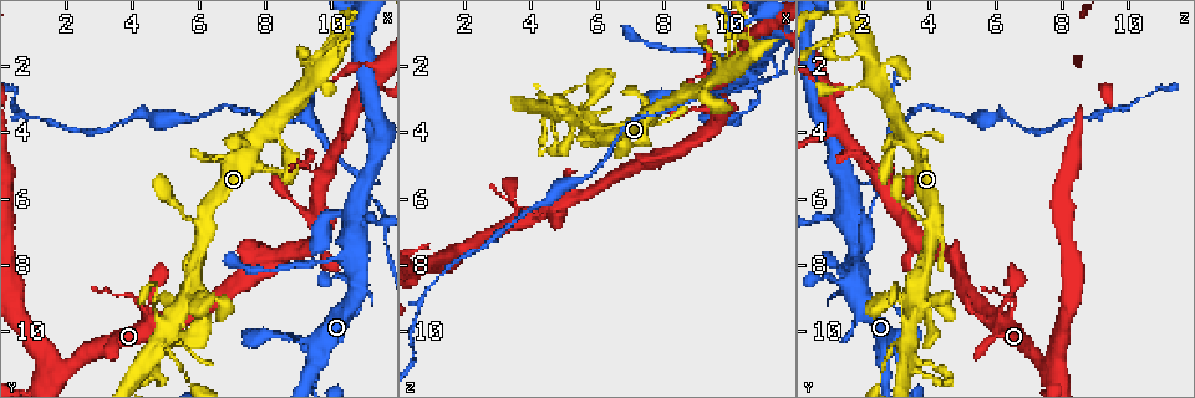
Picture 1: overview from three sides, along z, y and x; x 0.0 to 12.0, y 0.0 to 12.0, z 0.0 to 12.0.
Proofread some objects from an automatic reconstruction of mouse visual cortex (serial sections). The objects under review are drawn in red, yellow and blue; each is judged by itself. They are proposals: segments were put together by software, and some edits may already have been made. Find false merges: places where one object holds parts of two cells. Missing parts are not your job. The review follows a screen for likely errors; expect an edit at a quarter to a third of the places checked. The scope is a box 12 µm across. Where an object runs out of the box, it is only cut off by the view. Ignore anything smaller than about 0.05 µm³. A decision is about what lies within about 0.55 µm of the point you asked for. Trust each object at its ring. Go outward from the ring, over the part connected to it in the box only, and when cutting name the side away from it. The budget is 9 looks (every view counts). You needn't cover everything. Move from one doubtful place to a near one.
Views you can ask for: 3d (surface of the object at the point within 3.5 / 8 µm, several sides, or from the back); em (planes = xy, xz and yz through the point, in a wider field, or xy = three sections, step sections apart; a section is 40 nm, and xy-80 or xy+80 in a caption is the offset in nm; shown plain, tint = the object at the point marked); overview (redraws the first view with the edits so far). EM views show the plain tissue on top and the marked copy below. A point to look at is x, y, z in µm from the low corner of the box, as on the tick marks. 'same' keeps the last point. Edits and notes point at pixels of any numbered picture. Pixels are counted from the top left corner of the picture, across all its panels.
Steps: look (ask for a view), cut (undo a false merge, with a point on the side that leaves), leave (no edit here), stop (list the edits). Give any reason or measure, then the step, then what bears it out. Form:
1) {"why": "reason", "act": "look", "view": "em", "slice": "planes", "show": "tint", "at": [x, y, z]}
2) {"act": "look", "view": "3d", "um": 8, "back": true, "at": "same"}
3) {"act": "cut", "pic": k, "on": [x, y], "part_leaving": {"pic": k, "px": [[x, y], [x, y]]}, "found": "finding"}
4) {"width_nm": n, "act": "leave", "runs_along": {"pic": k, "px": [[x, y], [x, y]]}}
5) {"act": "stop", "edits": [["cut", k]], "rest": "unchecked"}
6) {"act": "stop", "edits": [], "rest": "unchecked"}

{"why": "calibre changes", "act": "look", "view": "3d", "um": 3.5, "at": [10.4, 6.4, 1.9]}

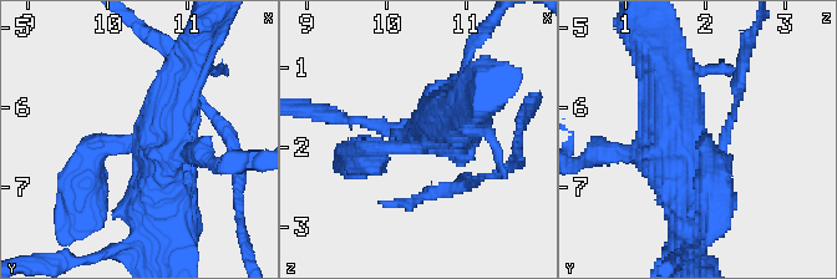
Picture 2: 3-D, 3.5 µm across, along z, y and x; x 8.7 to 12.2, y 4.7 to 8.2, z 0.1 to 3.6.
{"arms": 4, "arm_widths_nm": [200, 200, 500, 600], "act": "look", "view": "em", "slice": "xy", "step": 2, "show": "tint", "at": [10.45, 6.45, 1.95]}

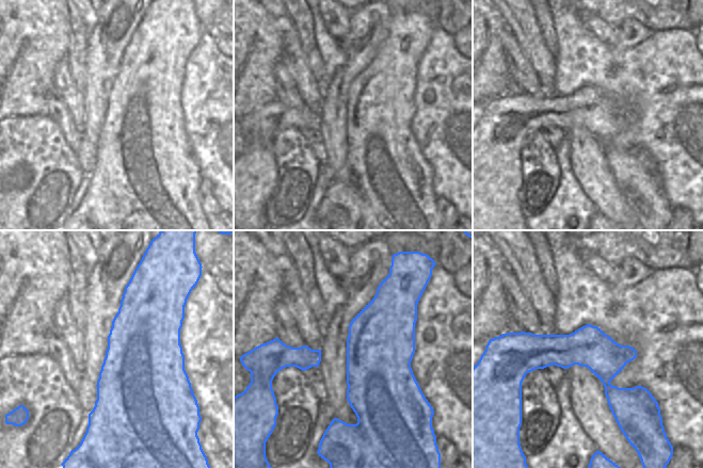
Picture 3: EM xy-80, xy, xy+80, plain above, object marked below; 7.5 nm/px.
{"act": "leave", "runs_along": {"pic": 2, "px": [[688, 239], [684, 155], [665, 82]]}, "found": "all the same cell"}

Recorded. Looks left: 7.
{"why": "four arms meet", "act": "look", "view": "3d", "um": 3.5, "at": [9.4, 2.3, 2.5]}

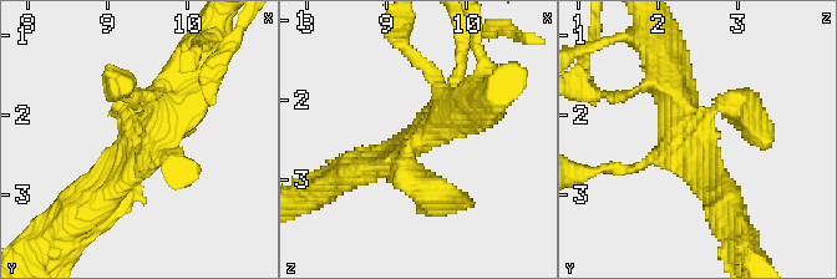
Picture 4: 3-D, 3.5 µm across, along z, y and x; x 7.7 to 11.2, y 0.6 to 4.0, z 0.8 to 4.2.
{"arms": 4, "arm_widths_nm": [200, 250, 400, 450], "act": "look", "view": "em", "slice": "xy", "step": 1, "show": "tint", "at": [9.45, 2.30, 2.45]}

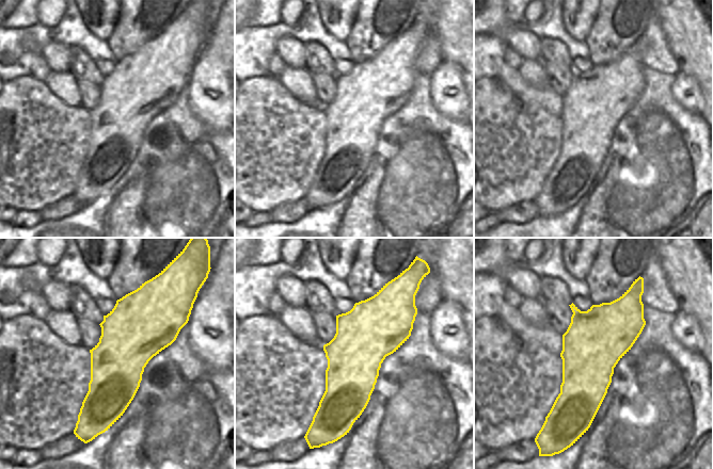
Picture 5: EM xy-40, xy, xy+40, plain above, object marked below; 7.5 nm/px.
{"act": "leave", "runs_along": {"pic": 4, "px": [[100, 202], [168, 115], [187, 72]]}, "found": "one cell here"}

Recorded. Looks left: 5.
{"why": "thin arm on a thick one", "act": "look", "view": "3d", "um": 3.5, "at": [4.8, 10.2, 3.4]}

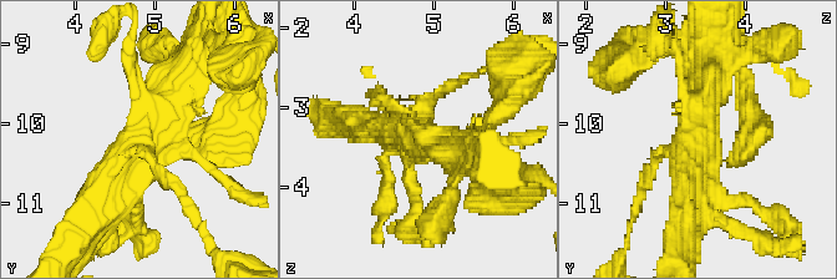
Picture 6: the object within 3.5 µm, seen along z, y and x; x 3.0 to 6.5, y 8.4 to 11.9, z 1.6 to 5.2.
{"act": "look", "view": "em", "slice": "xy", "step": 5, "show": "tint", "at": [4.80, 10.20, 3.30]}

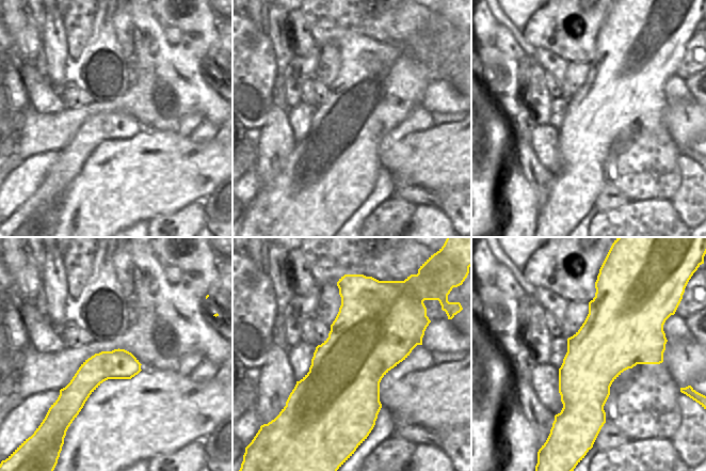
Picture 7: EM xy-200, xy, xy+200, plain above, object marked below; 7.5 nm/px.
{"act": "leave", "runs_along": {"pic": 6, "px": [[187, 74], [110, 173], [99, 208]]}, "found": "continuous, no second cell"}

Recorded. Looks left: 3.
{"why": "two arms in line, one across", "act": "look", "view": "3d", "um": 3.5, "at": [9.7, 10.7, 3.0]}

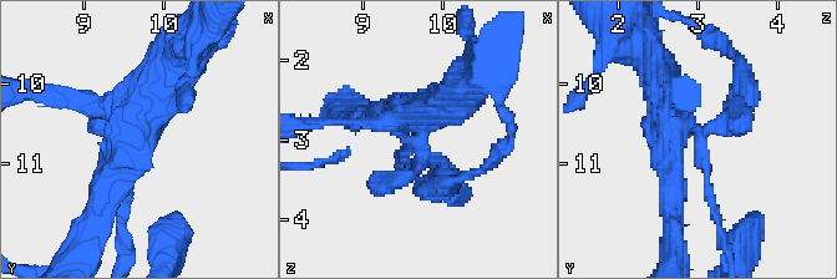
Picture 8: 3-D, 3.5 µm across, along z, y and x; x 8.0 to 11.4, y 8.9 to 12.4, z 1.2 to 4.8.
{"act": "look", "view": "em", "slice": "xy", "step": 2, "show": "tint", "at": [9.65, 10.65, 3.00]}

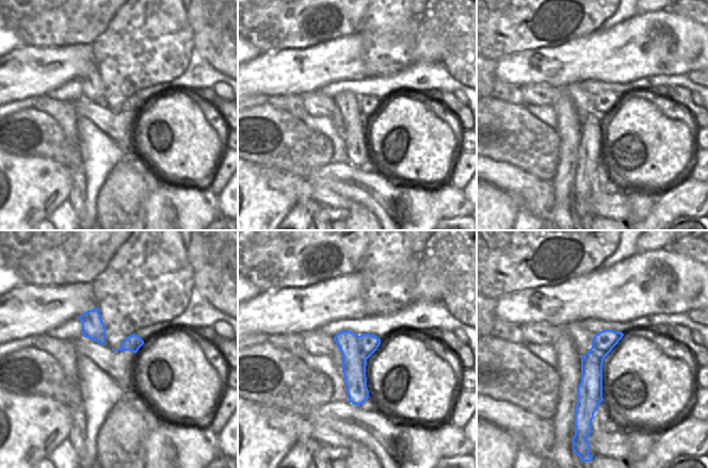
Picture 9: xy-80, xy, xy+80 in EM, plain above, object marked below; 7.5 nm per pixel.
{"width_nm": 220, "act": "cut", "pic": 8, "on": [126, 211], "part_leaving": {"pic": 8, "px": [[705, 168], [724, 241]]}, "found": "a second cell is stuck on"}

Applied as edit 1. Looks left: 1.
{"act": "stop", "edits": [["cut", 8]], "rest": "unchecked"}

